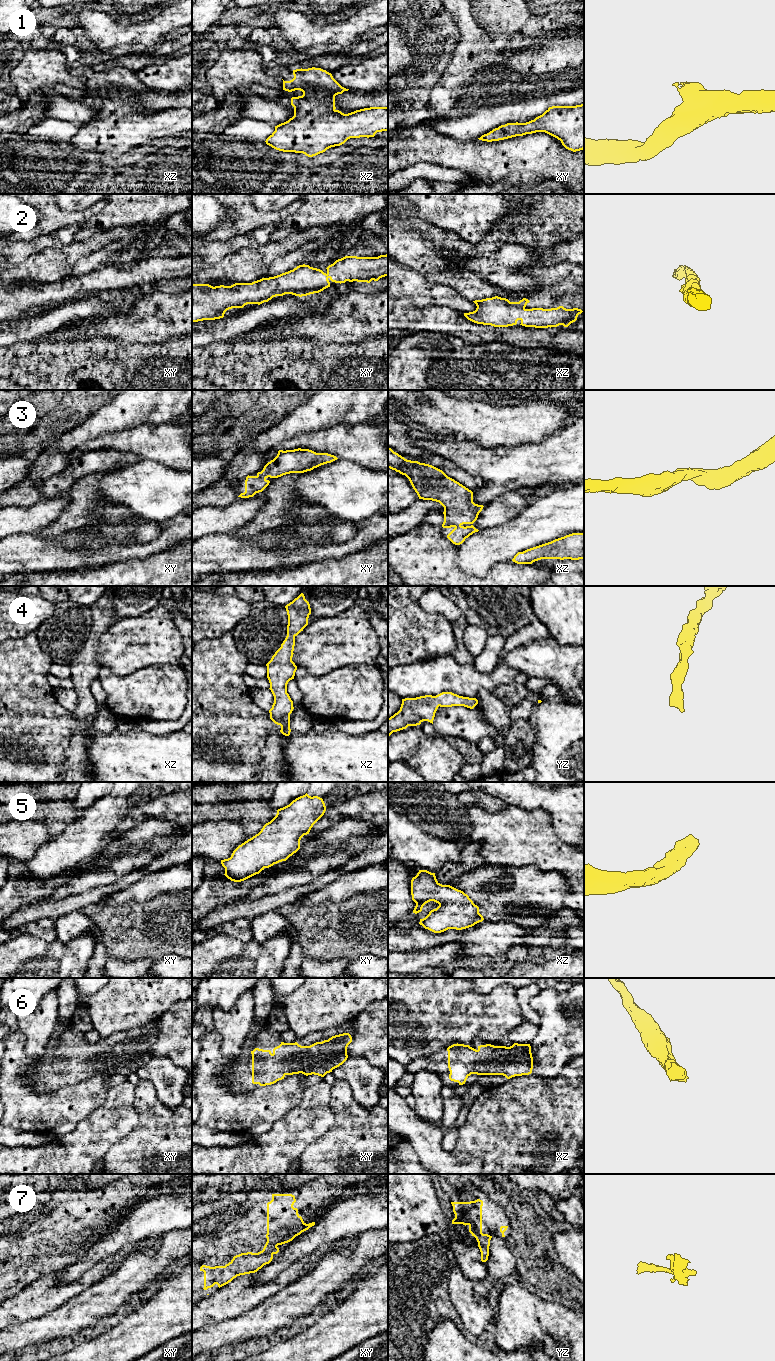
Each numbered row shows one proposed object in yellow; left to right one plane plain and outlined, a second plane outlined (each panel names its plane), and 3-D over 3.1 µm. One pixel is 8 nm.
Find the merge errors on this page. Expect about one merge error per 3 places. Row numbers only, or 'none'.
none

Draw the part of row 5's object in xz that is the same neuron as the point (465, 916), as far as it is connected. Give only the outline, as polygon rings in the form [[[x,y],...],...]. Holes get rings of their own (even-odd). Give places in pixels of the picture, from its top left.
[[[419,870],[412,878],[411,895],[416,903],[413,910],[415,914],[421,912],[423,906],[430,901],[439,904],[419,922],[425,929],[434,933],[448,929],[466,929],[484,920],[479,913],[479,907],[467,894],[450,885],[440,884],[435,873],[427,870]]]

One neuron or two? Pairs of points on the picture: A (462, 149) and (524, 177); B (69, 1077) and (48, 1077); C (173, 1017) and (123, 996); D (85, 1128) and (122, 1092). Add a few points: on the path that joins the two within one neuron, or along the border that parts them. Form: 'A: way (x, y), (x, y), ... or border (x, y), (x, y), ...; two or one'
A: way (477, 158), (489, 165), (509, 168); one
B: way (64, 1077), (53, 1077); one
C: border (181, 1000), (171, 1005), (159, 1017); two
D: way (96, 1124), (117, 1103); one

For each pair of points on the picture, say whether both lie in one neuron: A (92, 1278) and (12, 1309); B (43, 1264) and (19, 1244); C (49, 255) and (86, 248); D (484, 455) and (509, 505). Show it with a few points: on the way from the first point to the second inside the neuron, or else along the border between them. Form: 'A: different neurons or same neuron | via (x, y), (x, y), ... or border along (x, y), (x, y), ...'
A: same neuron | via (72, 1289), (55, 1297), (32, 1297)
B: same neuron | via (39, 1257), (26, 1245)
C: same neuron | via (58, 255), (70, 255), (77, 250)
D: different neurons | border along (517, 490), (503, 492), (484, 506)

